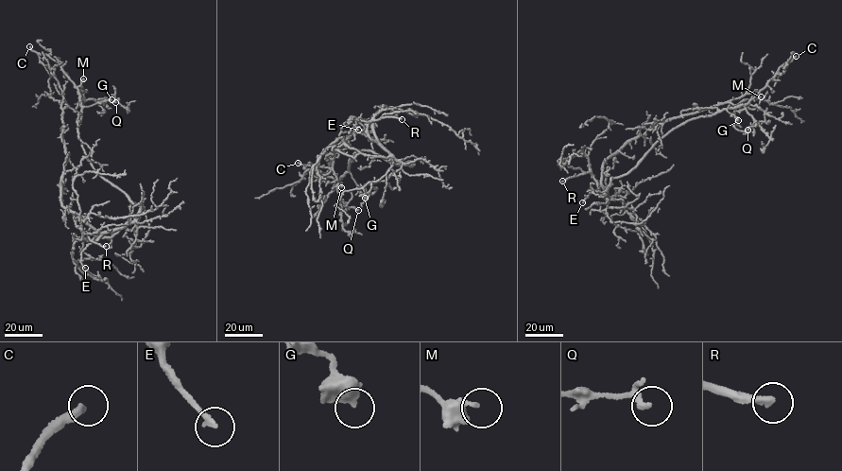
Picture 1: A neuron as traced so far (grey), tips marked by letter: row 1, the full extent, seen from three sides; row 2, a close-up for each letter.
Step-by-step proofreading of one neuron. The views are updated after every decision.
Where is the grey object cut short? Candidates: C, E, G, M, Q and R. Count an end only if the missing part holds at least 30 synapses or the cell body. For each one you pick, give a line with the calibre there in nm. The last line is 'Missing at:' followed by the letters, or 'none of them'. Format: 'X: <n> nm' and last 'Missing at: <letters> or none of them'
C: 300 nm
R: 320 nm
Missing at: C, R

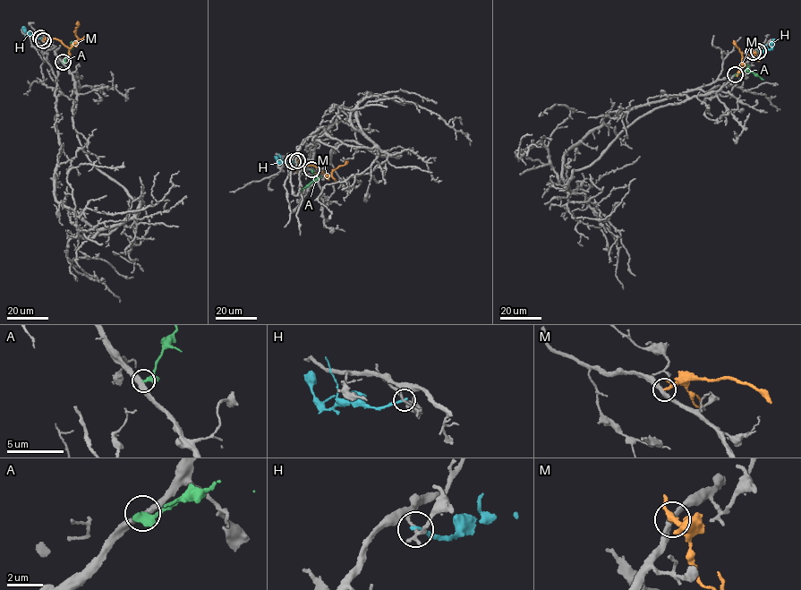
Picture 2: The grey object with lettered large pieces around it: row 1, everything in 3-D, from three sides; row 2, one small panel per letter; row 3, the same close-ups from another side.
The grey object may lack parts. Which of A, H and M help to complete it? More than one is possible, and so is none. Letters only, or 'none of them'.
A

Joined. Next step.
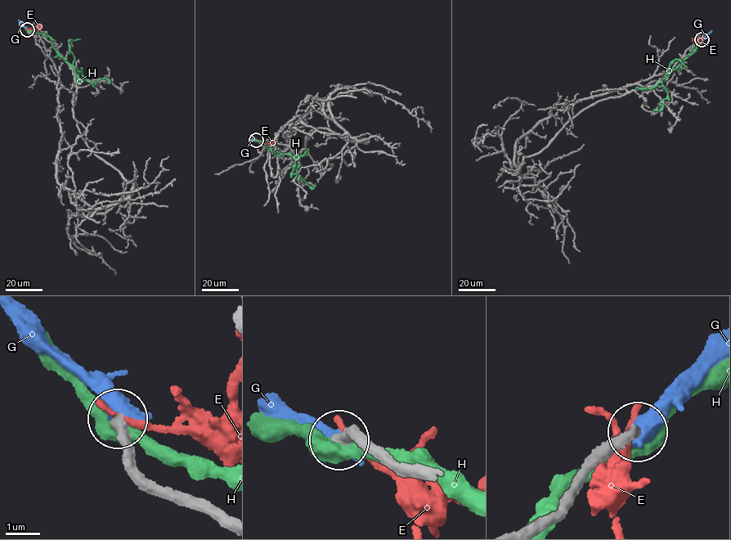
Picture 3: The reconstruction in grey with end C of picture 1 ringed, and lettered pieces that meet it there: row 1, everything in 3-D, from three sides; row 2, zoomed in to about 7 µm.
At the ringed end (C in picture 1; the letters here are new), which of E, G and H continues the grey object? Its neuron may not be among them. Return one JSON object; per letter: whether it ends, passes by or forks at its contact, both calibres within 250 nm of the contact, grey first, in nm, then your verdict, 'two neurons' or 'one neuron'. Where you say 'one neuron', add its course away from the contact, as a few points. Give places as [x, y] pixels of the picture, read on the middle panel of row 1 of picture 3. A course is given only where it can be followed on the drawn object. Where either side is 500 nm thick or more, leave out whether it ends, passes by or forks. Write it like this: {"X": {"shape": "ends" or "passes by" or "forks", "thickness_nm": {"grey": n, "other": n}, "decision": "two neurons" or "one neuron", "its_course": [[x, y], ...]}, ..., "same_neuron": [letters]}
{"E": {"shape": "ends", "thickness_nm": {"grey": 360, "other": 200}, "decision": "two neurons"}, "G": {"thickness_nm": {"grey": 340, "other": 600}, "decision": "one neuron"}, "H": {"shape": "passes by", "thickness_nm": {"grey": 380, "other": 480}, "decision": "two neurons"}, "same_neuron": ["G"]}

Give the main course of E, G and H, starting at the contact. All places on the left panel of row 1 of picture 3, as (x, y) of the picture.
E: (27, 29), (38, 27)
G: (27, 29), (19, 20)
H: (27, 29), (51, 38), (59, 55), (87, 81), (96, 82), (105, 78), (109, 81), (109, 84)

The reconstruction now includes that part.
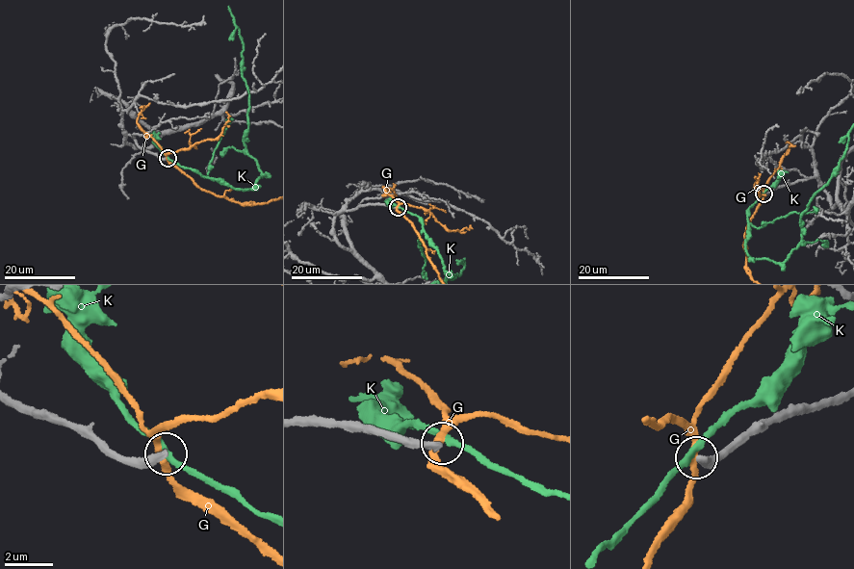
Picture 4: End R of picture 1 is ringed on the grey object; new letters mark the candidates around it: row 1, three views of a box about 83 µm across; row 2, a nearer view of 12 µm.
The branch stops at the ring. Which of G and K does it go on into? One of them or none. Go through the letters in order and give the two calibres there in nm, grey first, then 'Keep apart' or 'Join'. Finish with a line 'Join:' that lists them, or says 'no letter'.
G: Thickness 360 nm (grey) against 260 nm. Keep apart
K: Thickness 320 nm (grey) against 240 nm. Keep apart
Join: no letter

